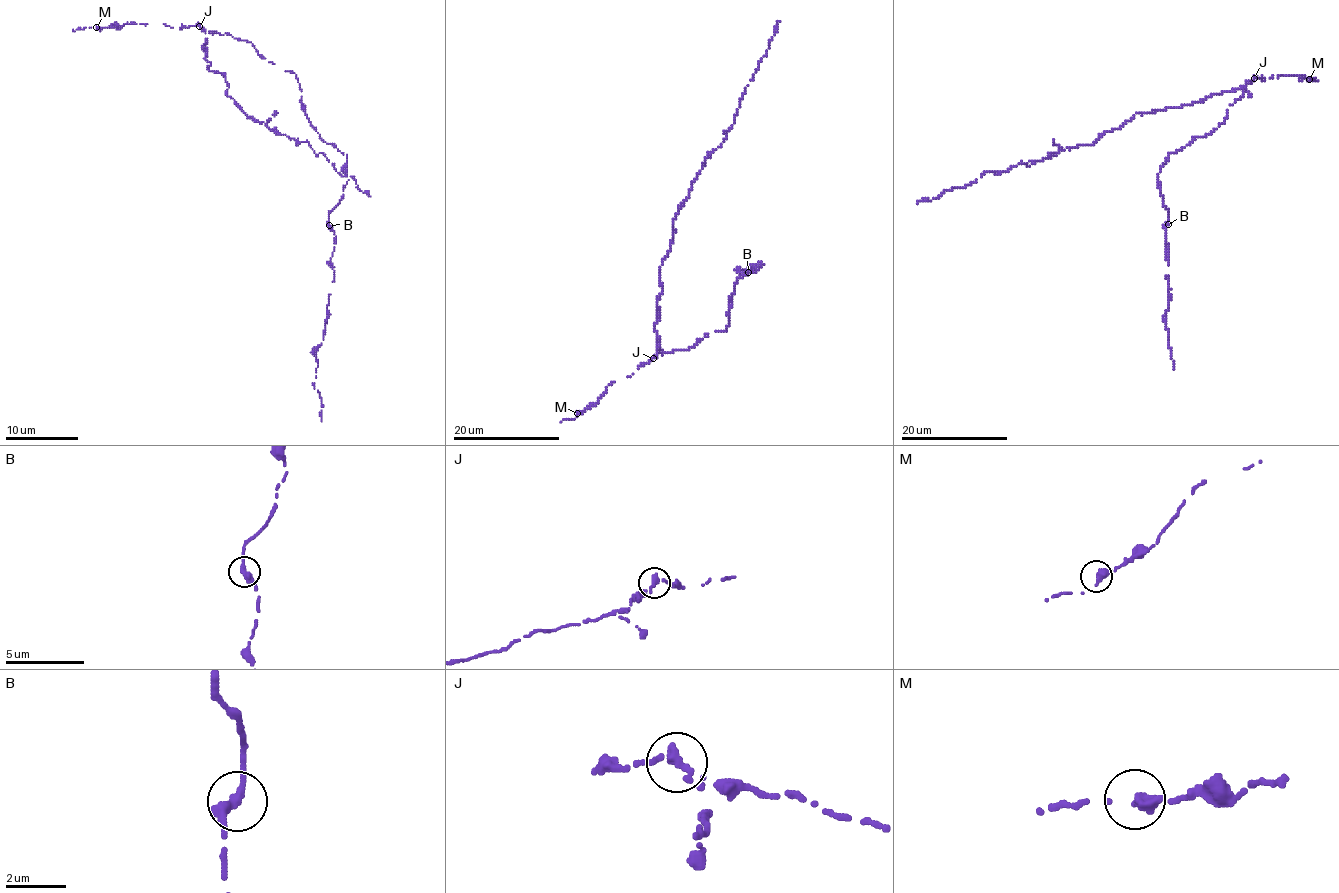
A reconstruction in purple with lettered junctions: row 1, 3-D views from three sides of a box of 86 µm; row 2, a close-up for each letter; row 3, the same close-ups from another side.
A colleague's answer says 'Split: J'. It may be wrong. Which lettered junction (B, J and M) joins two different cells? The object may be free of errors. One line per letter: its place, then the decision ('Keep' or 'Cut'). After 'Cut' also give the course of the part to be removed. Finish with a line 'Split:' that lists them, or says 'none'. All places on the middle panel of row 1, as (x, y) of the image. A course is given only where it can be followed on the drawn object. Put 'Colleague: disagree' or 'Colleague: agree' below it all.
B: Place: (748, 272). Keep
J: Place: (653, 358). Cut. Course of the part to remove: (653, 358), (659, 268), (671, 248), (674, 219), (702, 166), (734, 123), (739, 101), (779, 22)
M: Place: (577, 413). Keep
Split: J
Colleague: agree

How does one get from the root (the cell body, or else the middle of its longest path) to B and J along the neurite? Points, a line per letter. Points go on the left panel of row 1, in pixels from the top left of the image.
B: (218, 33), (251, 42), (269, 62), (292, 71), (309, 122), (347, 154), (348, 180), (329, 225)
J: (218, 33), (205, 31), (200, 26)

